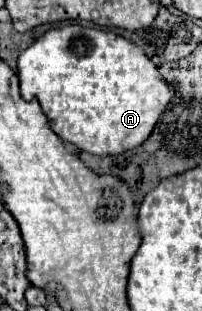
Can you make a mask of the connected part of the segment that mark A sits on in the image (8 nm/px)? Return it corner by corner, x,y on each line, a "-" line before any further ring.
97,27
49,29
17,59
23,97
35,97
51,129
67,143
93,155
119,155
141,145
175,95
151,59
131,41

